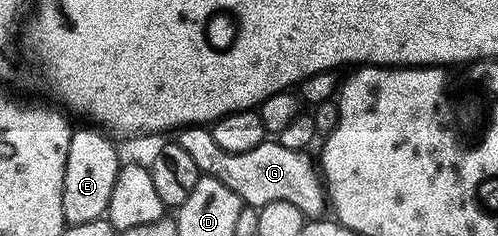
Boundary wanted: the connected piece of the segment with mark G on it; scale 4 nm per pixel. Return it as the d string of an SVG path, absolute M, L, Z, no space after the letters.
M188 126L178 131L177 145L185 148L189 156L193 156L200 175L221 180L225 188L230 188L232 192L237 192L237 196L241 196L244 206L262 208L284 202L293 204L293 208L301 208L308 220L315 220L323 213L328 213L327 191L316 163L315 166L311 163L310 153L293 152L278 140L265 141L261 148L253 148L253 152L225 152L225 148L221 148L217 140L213 140L210 129L201 126Z

